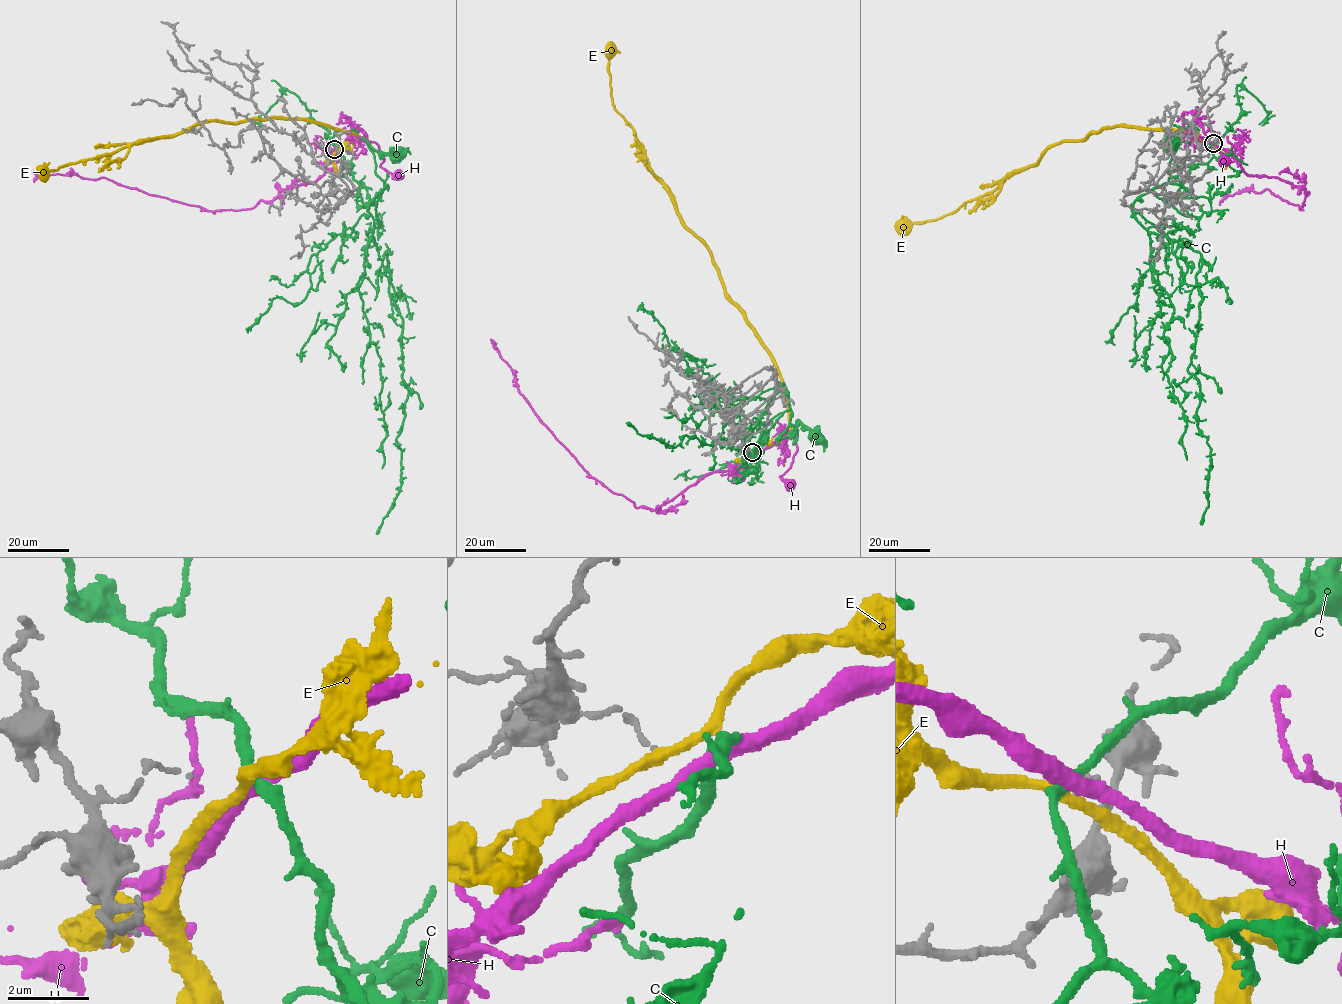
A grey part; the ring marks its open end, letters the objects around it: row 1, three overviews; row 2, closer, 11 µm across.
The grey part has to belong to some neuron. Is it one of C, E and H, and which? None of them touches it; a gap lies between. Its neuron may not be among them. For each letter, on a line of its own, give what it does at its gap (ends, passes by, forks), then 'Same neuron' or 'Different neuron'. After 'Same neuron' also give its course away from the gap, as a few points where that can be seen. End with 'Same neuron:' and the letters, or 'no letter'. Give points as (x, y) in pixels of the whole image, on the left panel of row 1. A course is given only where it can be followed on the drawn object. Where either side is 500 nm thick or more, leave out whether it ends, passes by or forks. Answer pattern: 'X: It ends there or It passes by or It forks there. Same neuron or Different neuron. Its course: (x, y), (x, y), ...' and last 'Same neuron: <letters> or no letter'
C: It passes by. Same neuron. Its course: (338, 149), (367, 206), (376, 203), (384, 187), (366, 141), (373, 148), (394, 154)
E: It passes by. Different neuron
H: It passes by. Different neuron
Same neuron: C

